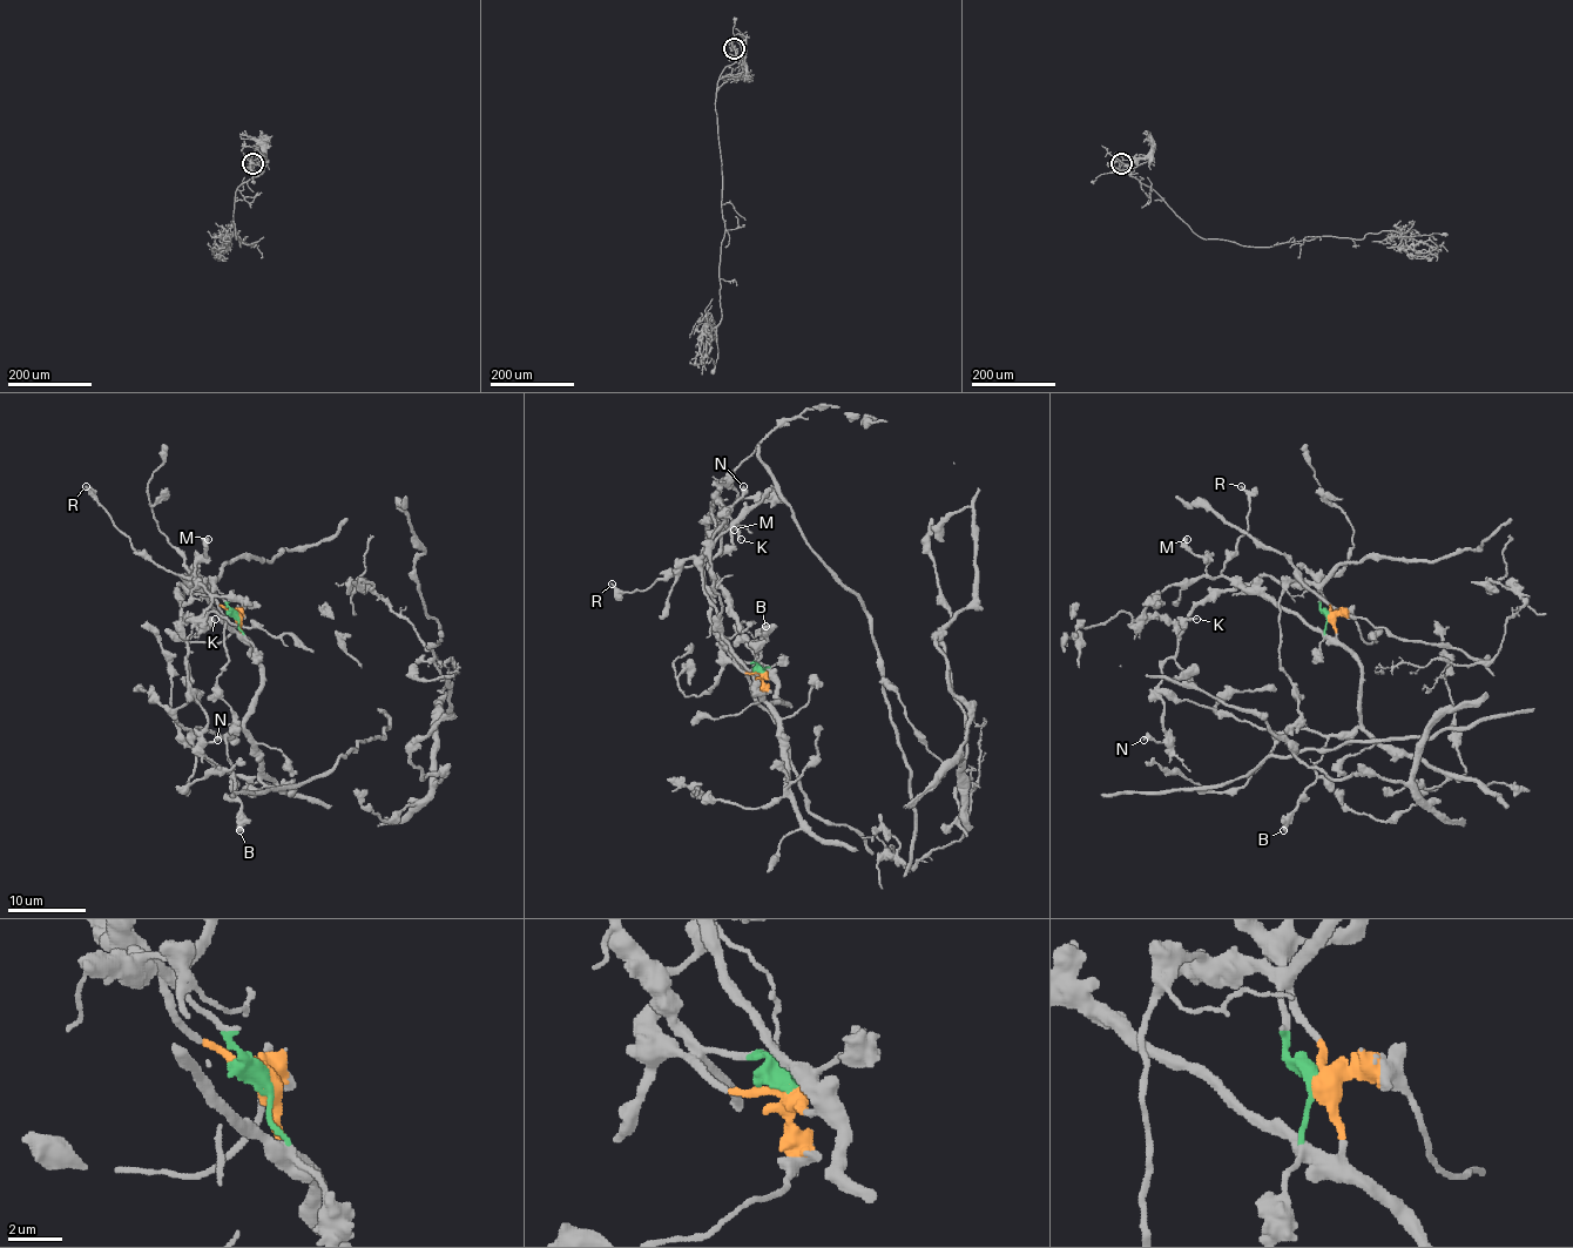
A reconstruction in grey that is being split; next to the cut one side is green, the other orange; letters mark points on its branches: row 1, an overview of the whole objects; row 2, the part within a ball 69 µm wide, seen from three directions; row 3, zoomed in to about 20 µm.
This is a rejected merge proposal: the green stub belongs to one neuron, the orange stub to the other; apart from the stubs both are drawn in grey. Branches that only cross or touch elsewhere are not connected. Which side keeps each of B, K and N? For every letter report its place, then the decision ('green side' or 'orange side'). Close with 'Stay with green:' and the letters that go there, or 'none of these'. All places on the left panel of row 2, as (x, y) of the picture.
B: at (240, 830); orange side
K: at (215, 619); green side
N: at (217, 740); green side
Stay with green: K, N

